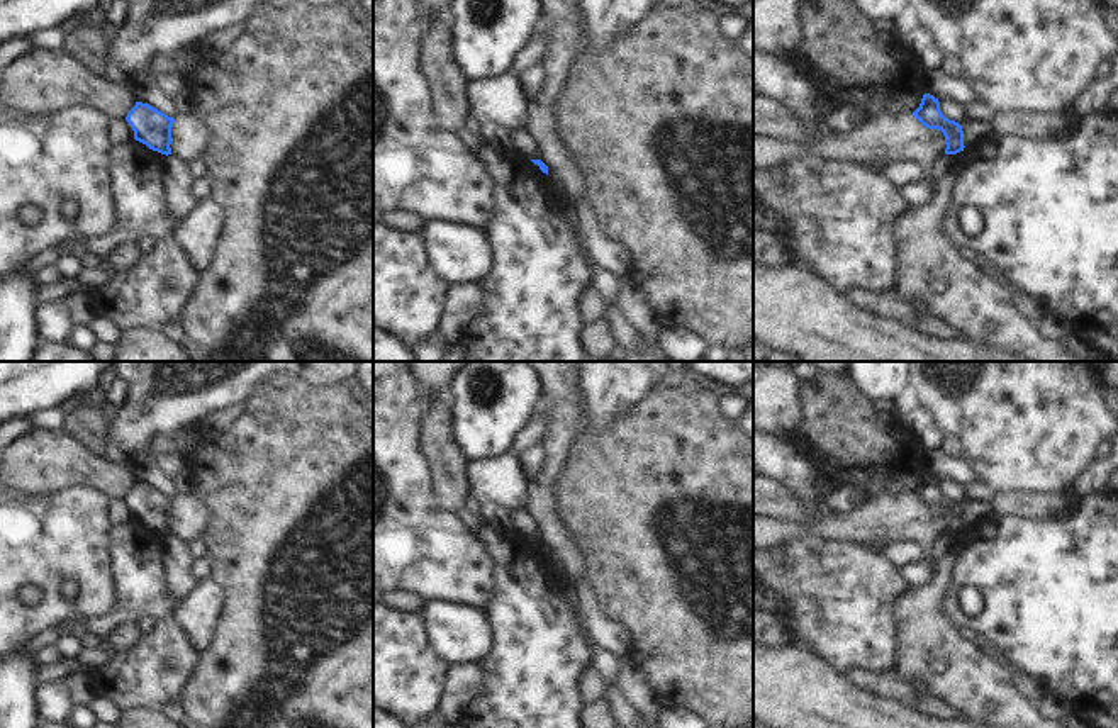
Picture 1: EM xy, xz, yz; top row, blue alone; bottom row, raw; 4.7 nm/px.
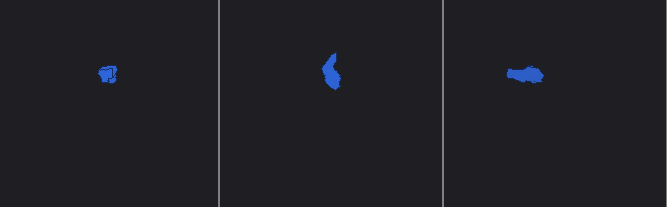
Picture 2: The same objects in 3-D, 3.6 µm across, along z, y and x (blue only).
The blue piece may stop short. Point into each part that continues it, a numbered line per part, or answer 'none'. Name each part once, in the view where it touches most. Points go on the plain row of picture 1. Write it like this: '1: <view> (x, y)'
none

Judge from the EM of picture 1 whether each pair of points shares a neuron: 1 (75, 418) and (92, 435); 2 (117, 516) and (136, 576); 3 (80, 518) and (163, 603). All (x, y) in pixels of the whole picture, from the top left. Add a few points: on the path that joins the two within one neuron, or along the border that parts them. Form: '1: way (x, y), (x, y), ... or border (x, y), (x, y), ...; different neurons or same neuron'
1: way (78, 421), (89, 431); same neuron
2: border (133, 518), (116, 528); different neurons
3: border (114, 528), (112, 571), (119, 591); different neurons

